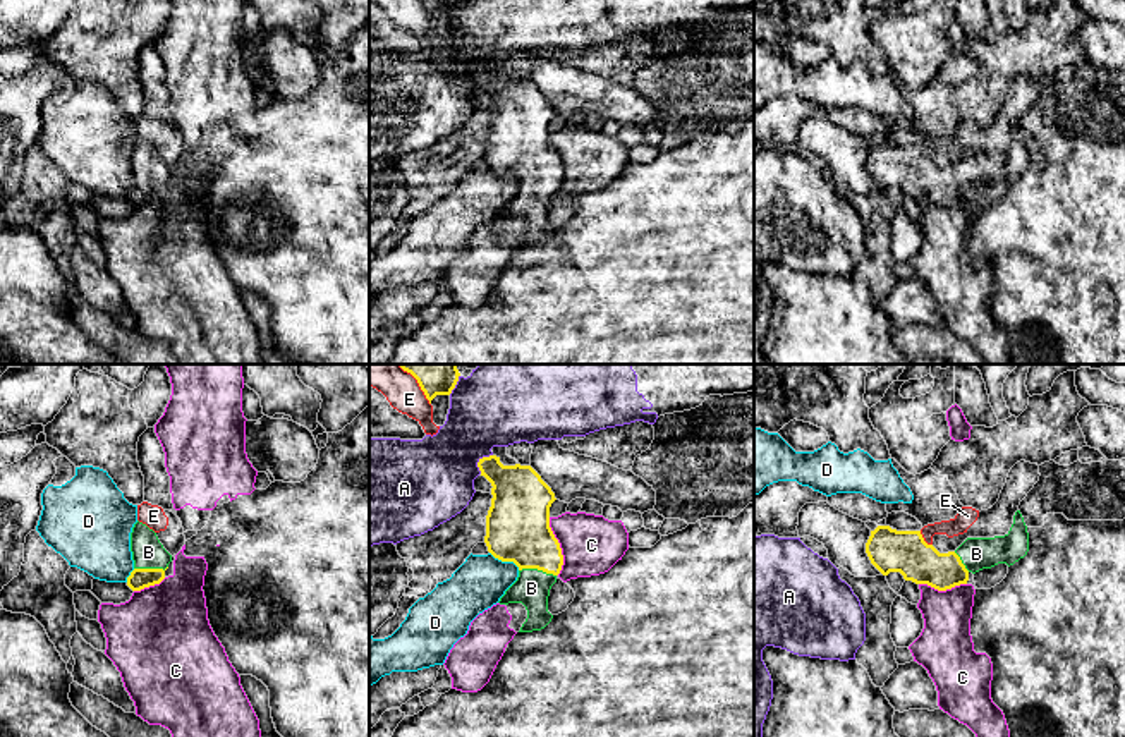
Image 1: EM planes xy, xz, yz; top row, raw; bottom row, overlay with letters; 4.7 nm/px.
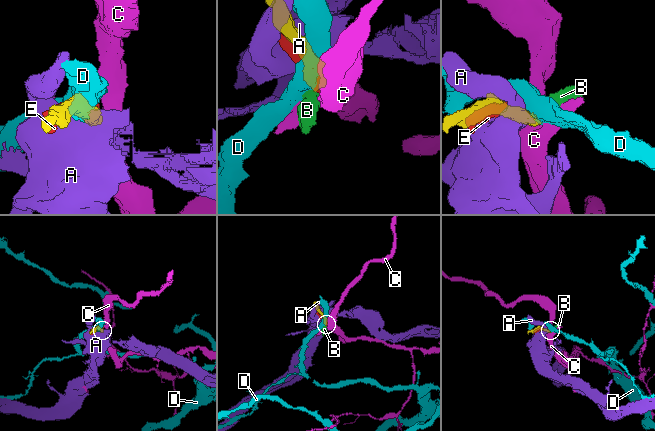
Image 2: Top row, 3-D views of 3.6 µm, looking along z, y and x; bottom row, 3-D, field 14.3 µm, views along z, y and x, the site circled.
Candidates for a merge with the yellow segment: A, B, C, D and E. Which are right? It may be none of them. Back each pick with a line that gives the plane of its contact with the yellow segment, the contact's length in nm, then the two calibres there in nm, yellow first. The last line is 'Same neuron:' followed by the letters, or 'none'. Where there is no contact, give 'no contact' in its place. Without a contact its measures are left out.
B: xz | 180 nm | 300/160 nm
Same neuron: B

